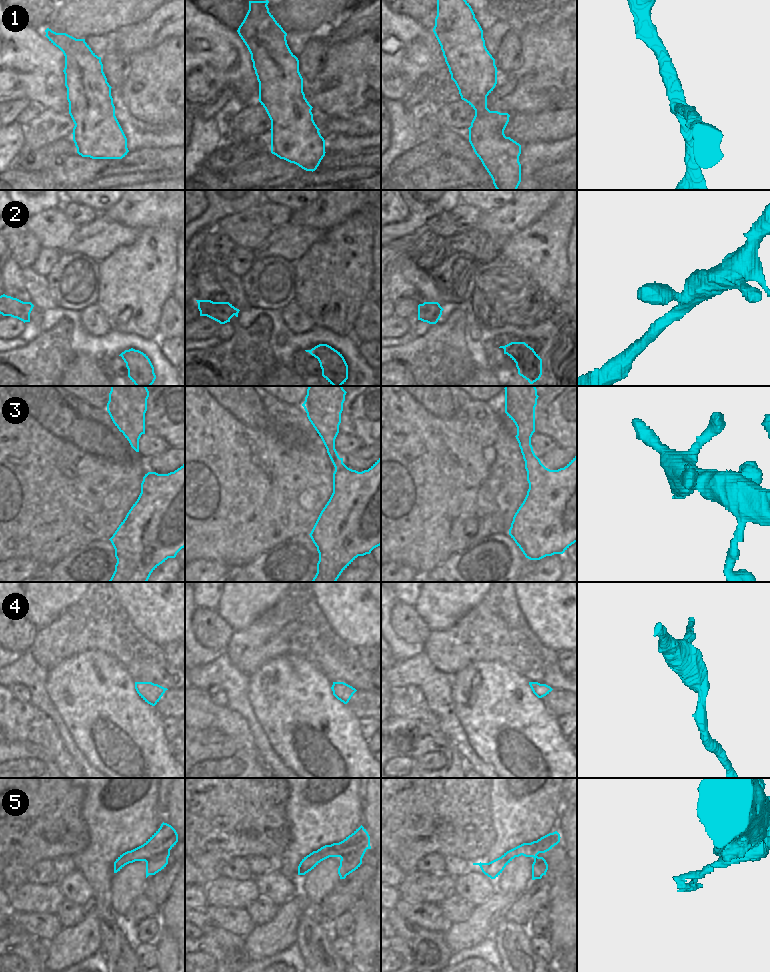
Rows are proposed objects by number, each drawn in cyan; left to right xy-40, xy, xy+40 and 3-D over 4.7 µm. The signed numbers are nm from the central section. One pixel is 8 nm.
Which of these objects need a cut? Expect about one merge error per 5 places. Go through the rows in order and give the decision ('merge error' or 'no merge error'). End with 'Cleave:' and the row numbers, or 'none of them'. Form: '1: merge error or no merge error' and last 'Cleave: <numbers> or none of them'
1: no merge error
2: no merge error
3: no merge error
4: no merge error
5: no merge error
Cleave: none of them

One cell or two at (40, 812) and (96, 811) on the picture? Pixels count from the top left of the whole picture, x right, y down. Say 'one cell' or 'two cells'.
two cells

